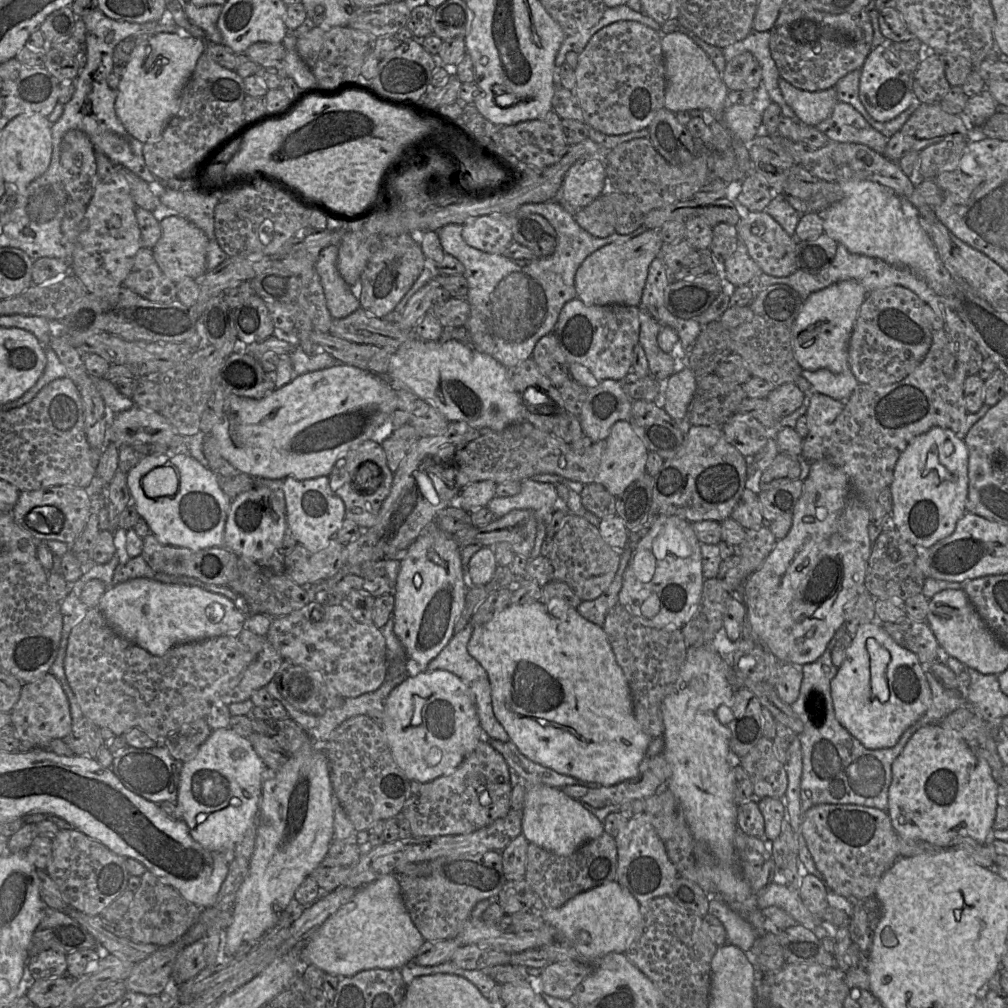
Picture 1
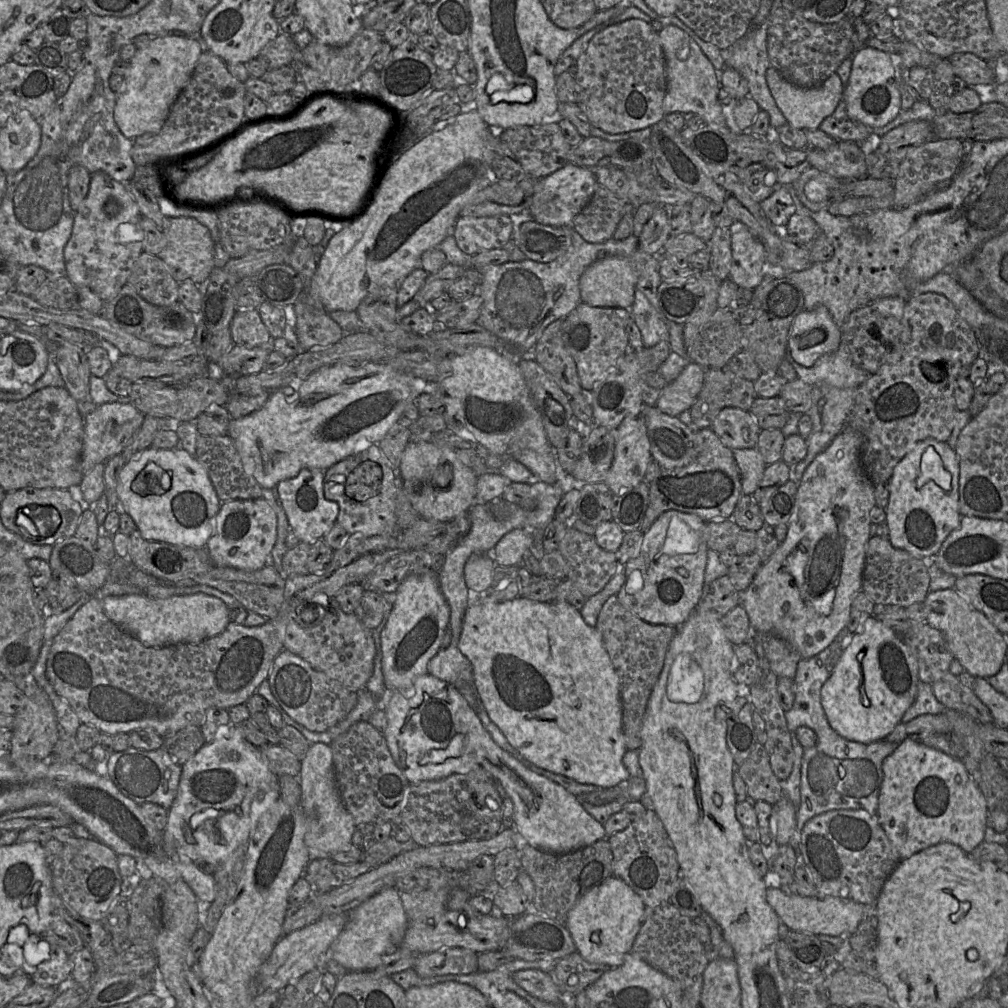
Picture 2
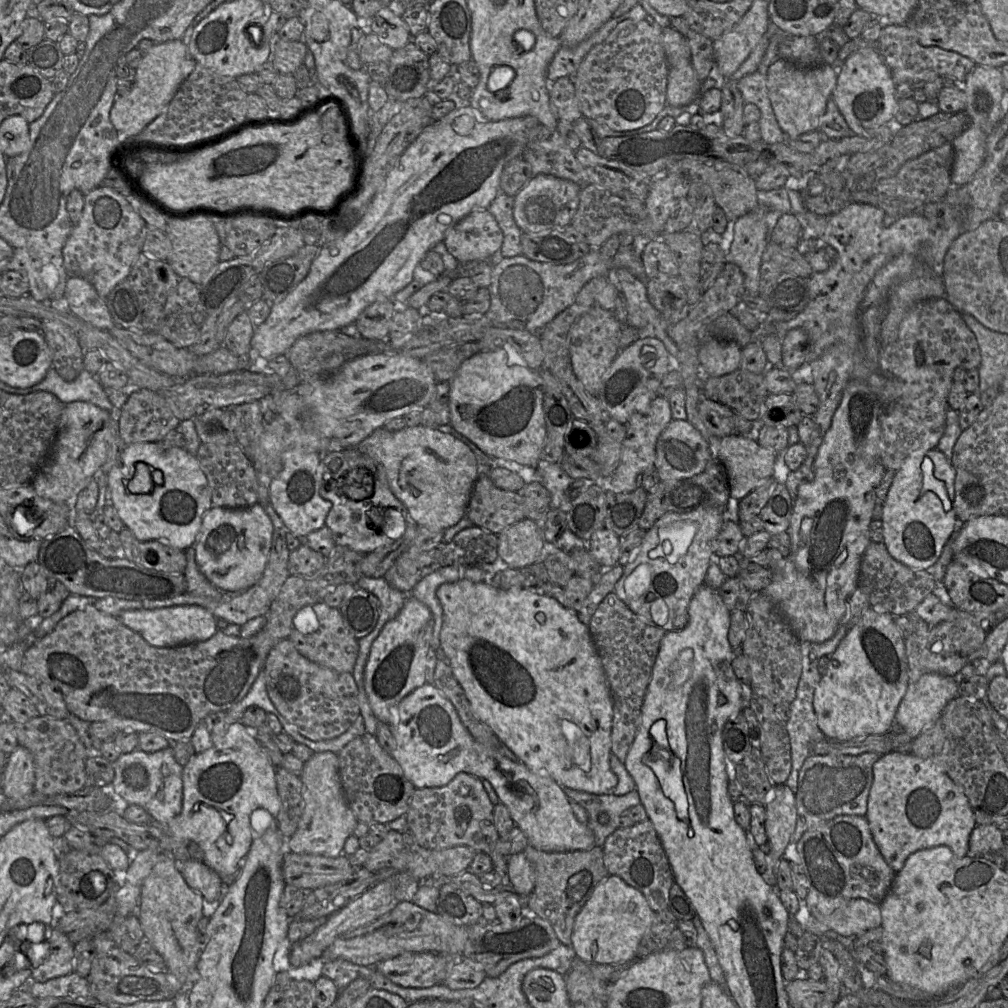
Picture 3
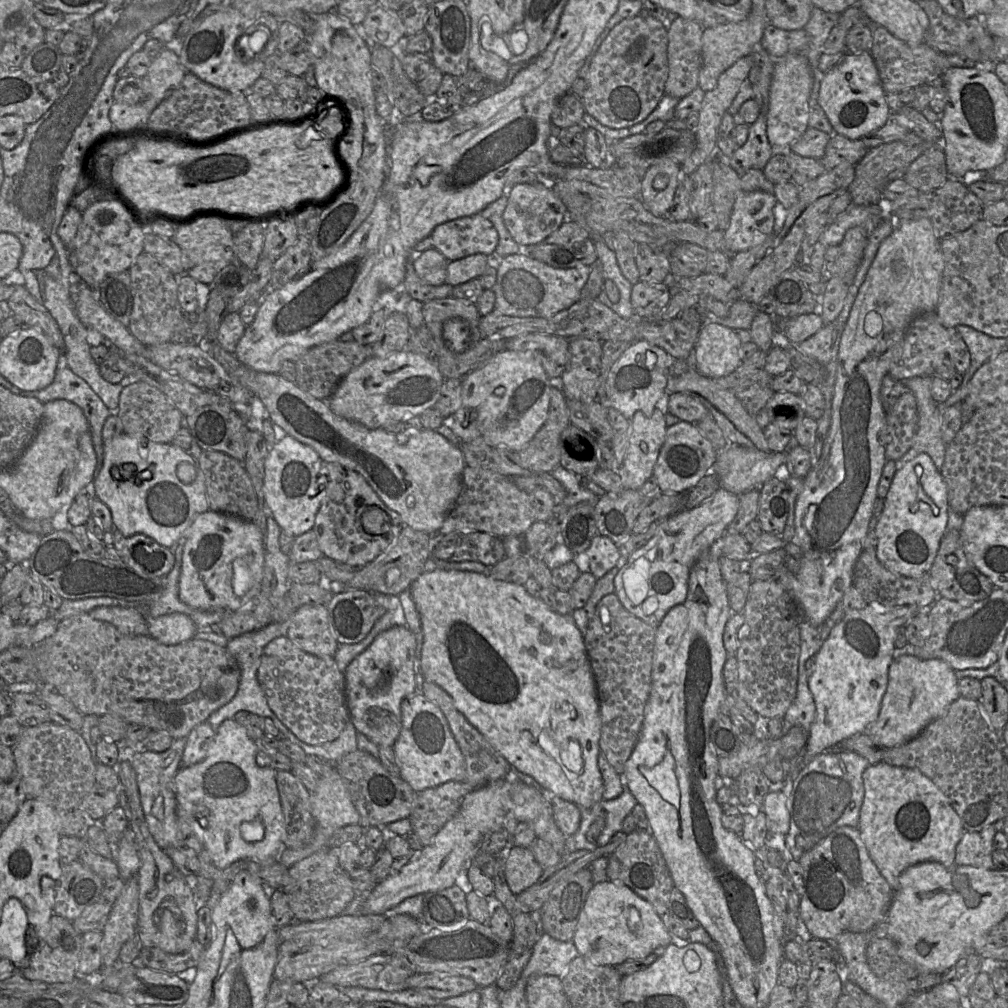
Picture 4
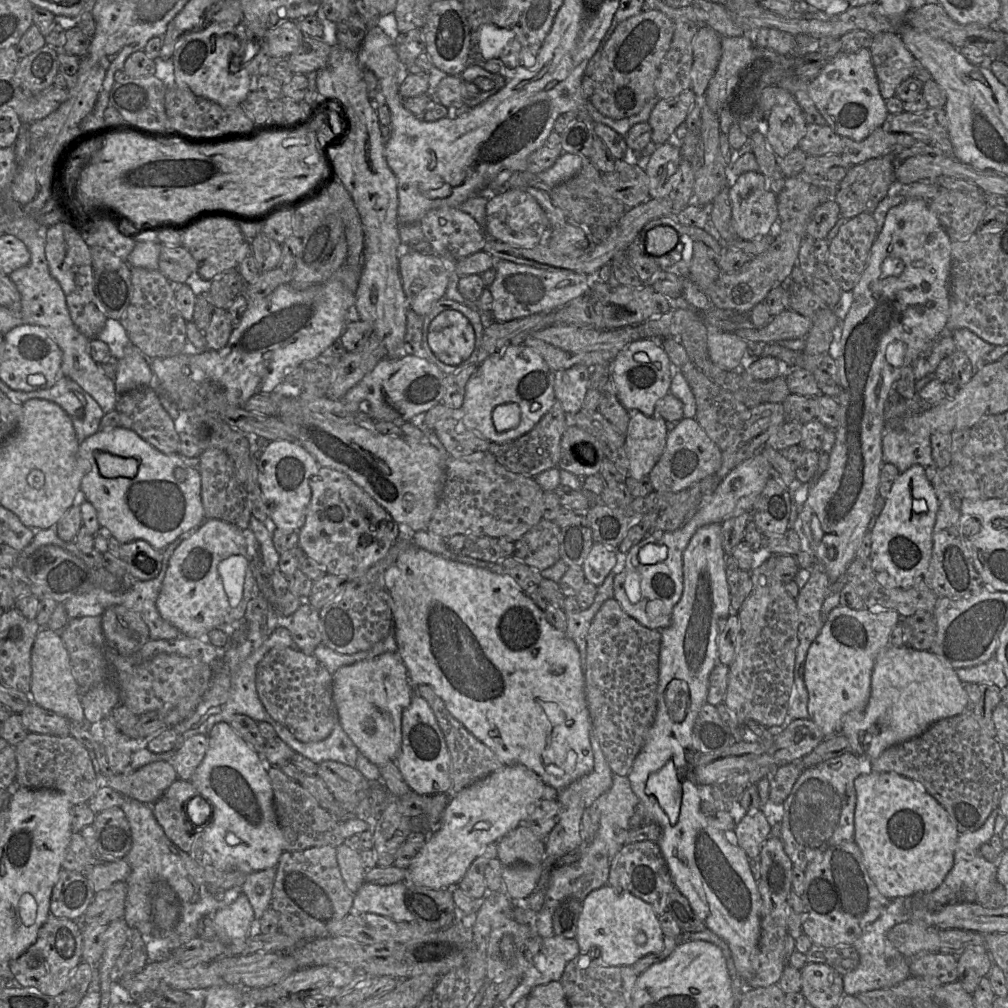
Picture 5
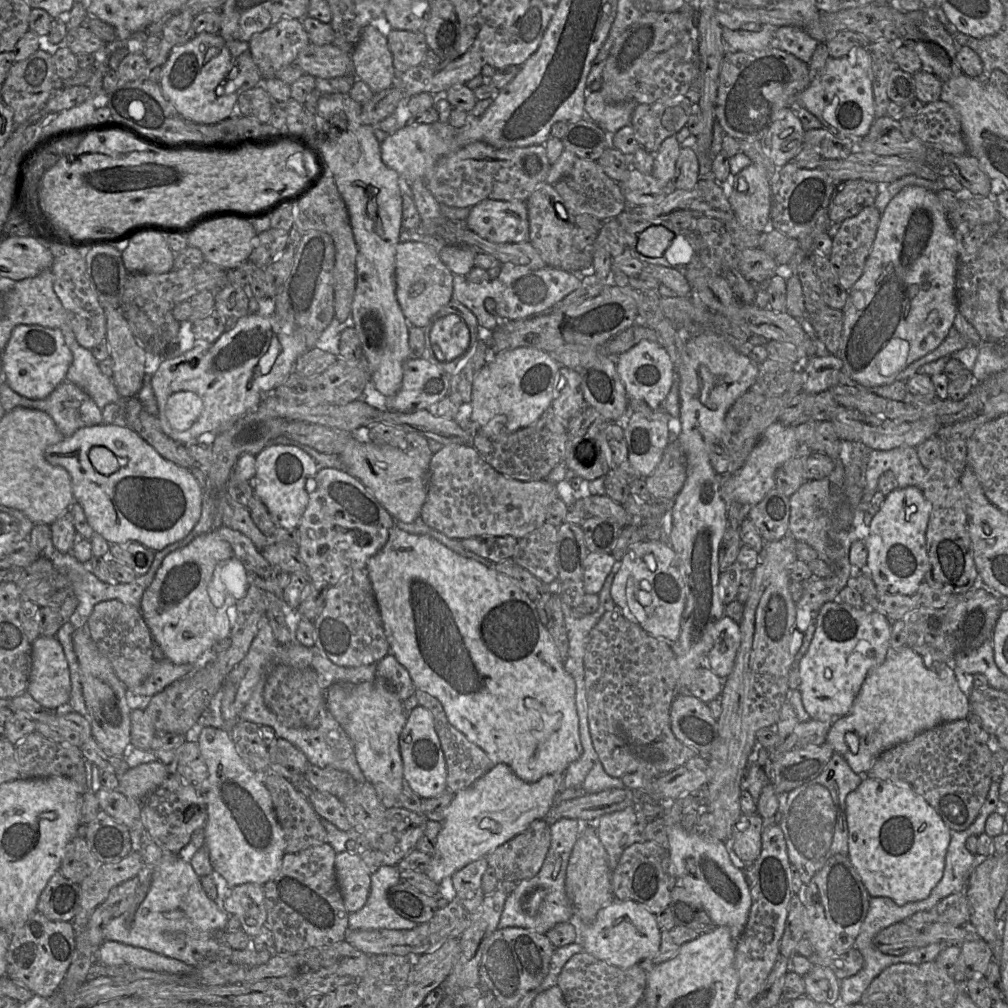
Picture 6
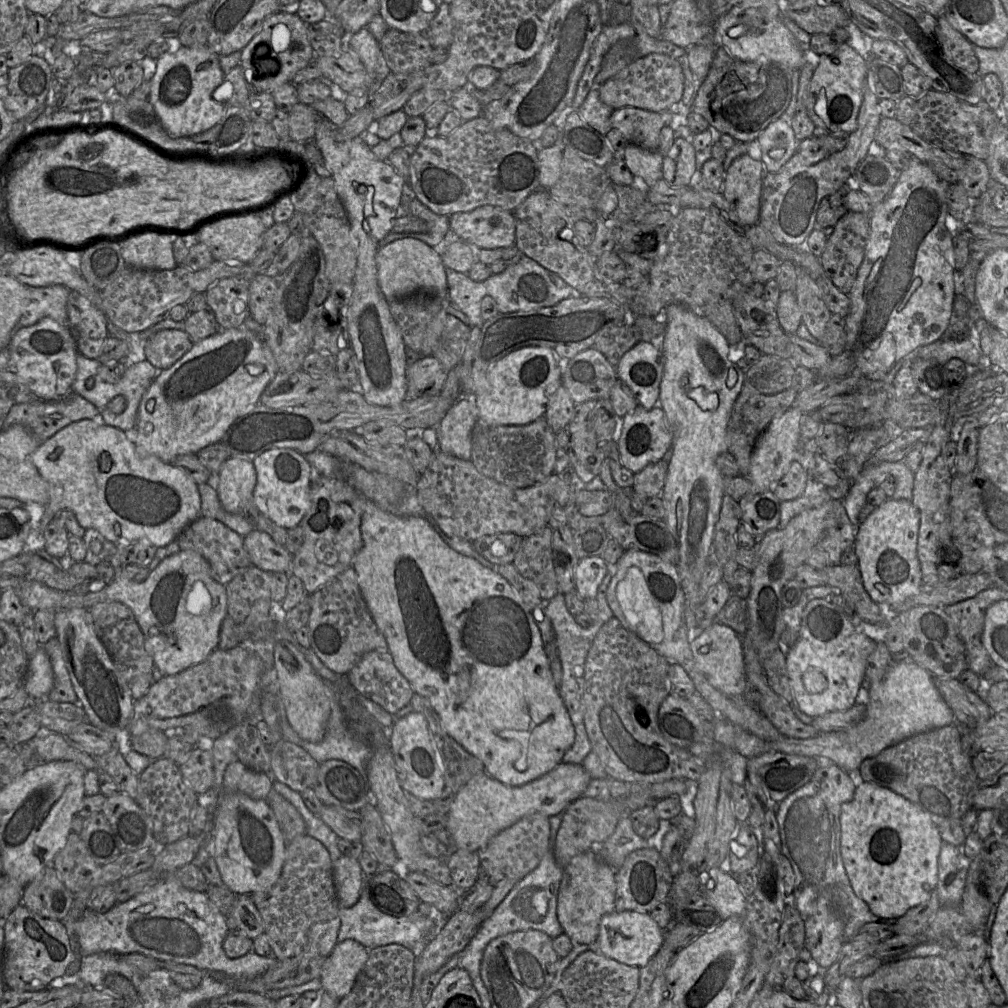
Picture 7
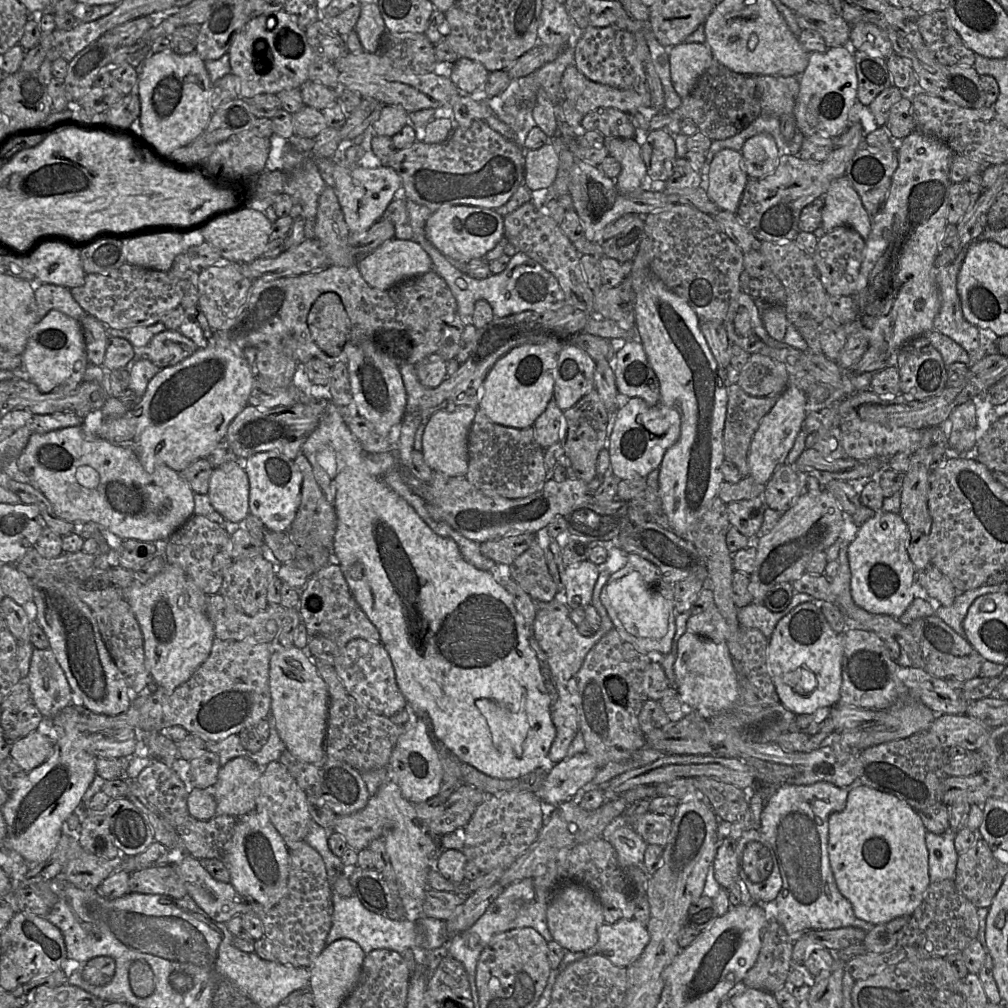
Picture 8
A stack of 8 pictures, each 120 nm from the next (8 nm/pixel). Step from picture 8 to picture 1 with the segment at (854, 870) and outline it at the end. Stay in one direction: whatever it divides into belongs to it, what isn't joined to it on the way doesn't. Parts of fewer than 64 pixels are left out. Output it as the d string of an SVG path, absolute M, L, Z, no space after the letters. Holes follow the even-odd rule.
M939 723L920 727L892 763L891 771L887 813L899 837L939 847L948 846L956 838L969 837L980 844L989 844L994 840L992 833L999 805L999 786L987 762L975 754L959 732Z

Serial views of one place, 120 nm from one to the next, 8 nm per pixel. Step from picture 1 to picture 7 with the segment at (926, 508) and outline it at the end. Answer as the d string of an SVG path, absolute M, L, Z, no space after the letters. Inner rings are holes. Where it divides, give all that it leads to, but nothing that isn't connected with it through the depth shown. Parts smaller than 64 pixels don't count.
M887 499L859 525L853 544L861 573L863 585L871 599L876 603L899 605L919 592L922 585L921 567L917 555L917 541L920 525L920 513L910 500Z

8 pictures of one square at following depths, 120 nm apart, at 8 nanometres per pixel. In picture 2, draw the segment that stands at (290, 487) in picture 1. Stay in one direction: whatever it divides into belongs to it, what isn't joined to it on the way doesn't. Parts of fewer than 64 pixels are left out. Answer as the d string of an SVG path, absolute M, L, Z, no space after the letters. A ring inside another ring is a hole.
M305 468L296 477L283 480L276 486L291 530L300 542L315 543L323 540L336 523L339 506L336 502L325 498L323 485L324 471Z

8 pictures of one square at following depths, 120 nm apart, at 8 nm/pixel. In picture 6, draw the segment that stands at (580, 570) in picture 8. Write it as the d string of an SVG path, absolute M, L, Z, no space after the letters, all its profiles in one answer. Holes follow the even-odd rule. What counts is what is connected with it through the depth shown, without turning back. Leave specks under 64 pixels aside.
M588 553L583 562L583 585L588 594L599 594L616 560L611 553Z

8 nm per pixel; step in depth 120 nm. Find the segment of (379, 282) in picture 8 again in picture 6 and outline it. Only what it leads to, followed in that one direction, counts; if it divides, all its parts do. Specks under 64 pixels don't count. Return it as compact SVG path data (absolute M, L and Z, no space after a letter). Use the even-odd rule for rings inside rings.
M399 242L395 256L396 298L409 325L424 328L452 300L453 275L431 246Z

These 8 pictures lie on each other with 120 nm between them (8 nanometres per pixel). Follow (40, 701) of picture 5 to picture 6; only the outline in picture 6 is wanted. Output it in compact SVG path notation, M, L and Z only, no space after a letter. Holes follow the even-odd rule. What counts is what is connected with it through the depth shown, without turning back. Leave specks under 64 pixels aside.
M39 635L32 643L26 692L46 708L68 710L71 694L69 665L64 649L55 636Z

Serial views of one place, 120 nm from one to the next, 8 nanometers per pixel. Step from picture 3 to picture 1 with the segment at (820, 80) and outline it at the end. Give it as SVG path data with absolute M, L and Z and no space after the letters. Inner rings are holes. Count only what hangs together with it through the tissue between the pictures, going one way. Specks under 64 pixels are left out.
M780 77L778 81L782 96L795 113L798 122L816 126L828 118L838 102L834 87L810 92L796 88Z

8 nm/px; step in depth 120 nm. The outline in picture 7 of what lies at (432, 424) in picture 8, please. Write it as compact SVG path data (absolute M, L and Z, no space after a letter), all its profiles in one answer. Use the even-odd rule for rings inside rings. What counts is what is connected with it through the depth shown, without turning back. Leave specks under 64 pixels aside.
M475 394L461 396L436 427L437 450L463 460L471 460L472 430L477 420Z

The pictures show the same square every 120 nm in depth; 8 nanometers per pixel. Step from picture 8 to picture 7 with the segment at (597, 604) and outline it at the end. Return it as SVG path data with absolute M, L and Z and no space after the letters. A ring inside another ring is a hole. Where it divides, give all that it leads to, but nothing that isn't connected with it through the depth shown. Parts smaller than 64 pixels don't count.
M607 573L598 588L595 597L598 602L598 615L597 619L590 627L584 628L576 622L575 616L573 616L566 607L564 593L558 592L552 599L545 603L545 612L550 619L555 632L558 655L562 665L562 678L558 691L575 729L574 743L565 752L562 758L562 763L582 764L585 757L591 752L591 743L585 730L583 712L584 664L598 631L613 617L613 612L608 605L606 596L607 588L611 582L612 576L613 575L610 573Z

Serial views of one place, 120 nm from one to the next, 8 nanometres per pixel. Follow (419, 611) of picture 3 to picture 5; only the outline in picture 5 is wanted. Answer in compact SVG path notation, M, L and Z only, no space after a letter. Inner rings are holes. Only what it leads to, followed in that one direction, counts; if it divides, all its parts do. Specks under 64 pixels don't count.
M397 652L343 666L332 674L332 698L338 723L371 763L379 768L395 760L402 740L402 713L413 698L408 671Z

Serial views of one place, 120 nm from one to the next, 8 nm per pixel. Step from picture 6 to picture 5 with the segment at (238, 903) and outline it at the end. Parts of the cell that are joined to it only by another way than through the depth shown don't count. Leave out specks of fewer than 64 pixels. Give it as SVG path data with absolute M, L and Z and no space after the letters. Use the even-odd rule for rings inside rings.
M267 868L248 874L240 892L245 894L253 908L256 921L270 906L276 876L275 868Z

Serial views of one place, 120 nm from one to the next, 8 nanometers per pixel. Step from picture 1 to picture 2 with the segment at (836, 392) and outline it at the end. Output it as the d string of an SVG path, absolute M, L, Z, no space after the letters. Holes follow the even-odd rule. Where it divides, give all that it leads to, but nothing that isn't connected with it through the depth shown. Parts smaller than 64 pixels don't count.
M843 334L838 349L821 356L811 367L796 363L789 353L787 353L787 359L798 378L811 386L825 383L841 389L857 389L871 376L870 373L854 364L843 342Z

